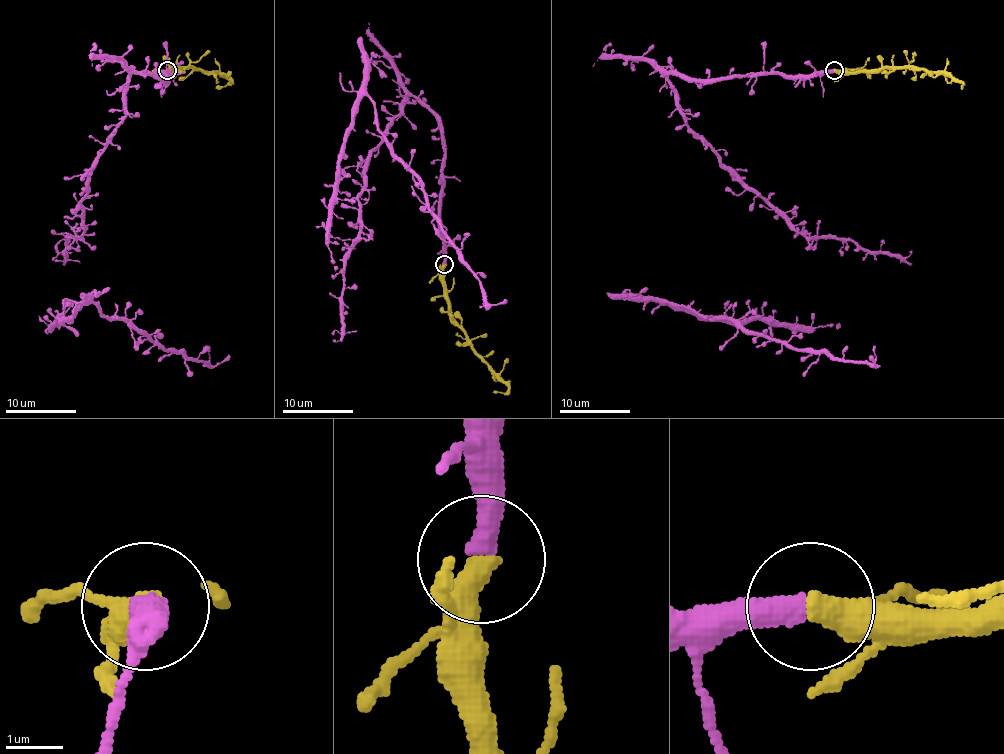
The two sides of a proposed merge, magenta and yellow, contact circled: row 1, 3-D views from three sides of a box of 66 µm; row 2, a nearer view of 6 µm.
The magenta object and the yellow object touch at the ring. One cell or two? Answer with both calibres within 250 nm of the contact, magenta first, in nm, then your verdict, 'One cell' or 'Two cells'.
Thickness 440 nm (magenta) against 480 nm. One cell

